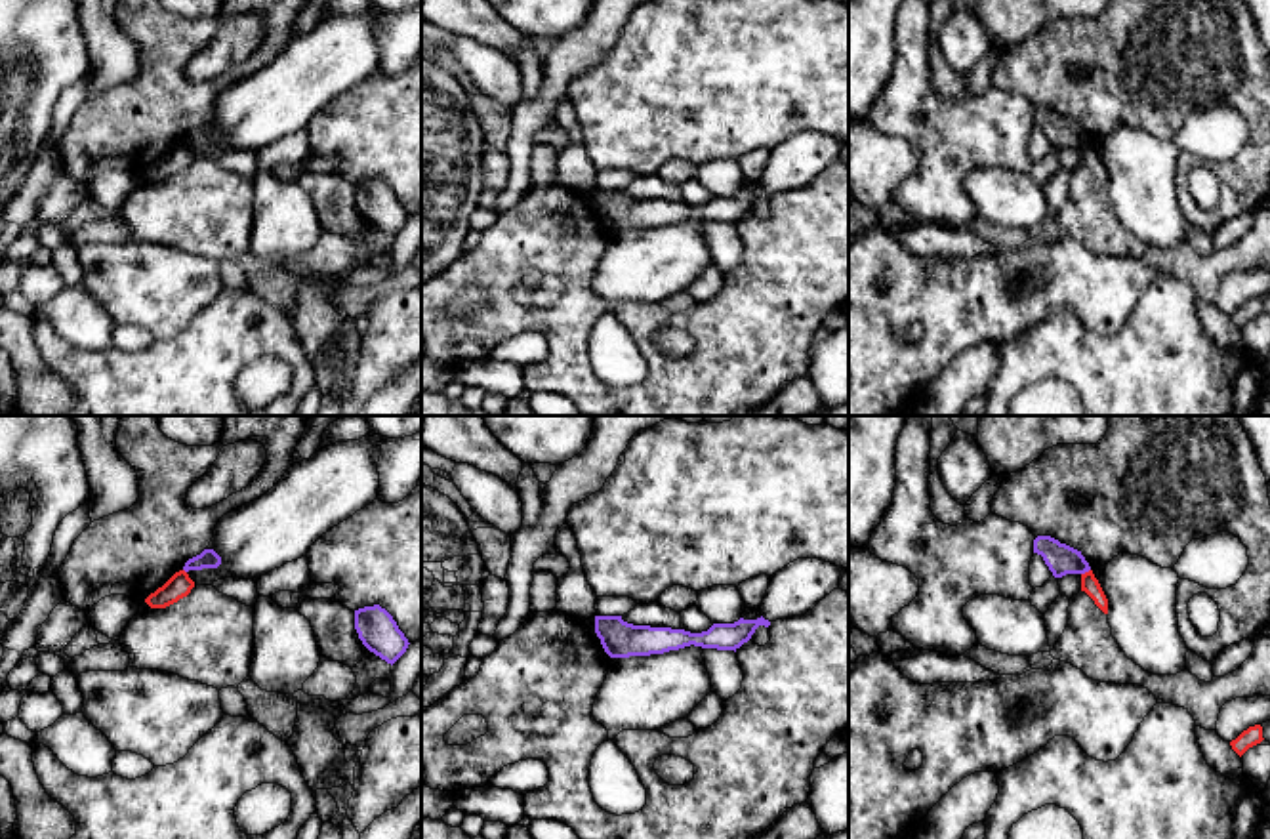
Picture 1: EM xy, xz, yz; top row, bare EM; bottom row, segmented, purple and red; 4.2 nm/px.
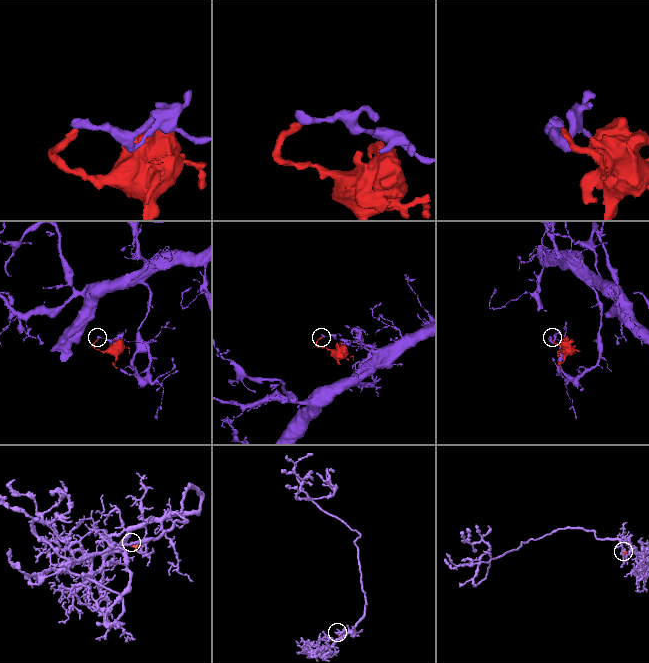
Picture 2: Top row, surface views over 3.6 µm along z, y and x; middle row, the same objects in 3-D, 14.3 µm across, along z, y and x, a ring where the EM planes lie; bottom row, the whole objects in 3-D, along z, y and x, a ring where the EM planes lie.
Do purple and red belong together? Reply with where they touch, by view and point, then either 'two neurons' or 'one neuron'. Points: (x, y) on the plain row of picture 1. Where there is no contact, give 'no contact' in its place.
yz (1085, 143) | two neurons

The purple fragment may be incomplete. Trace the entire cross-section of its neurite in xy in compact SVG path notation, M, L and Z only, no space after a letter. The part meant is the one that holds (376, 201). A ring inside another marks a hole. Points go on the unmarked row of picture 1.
M379 177L355 183L355 202L362 217L391 238L410 217L393 189Z

